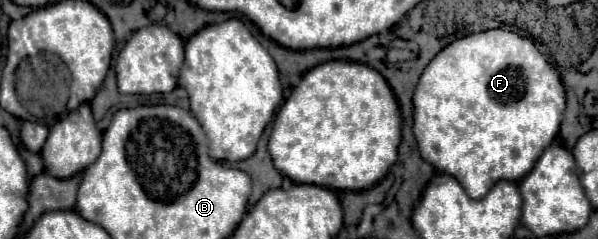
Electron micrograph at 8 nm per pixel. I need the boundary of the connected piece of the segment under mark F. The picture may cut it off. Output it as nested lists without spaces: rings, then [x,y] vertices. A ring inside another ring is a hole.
[[[490,29],[450,43],[424,69],[414,91],[414,135],[428,163],[458,179],[472,199],[482,199],[498,181],[520,183],[532,171],[542,151],[556,139],[564,109],[560,77],[534,43],[506,29]]]

